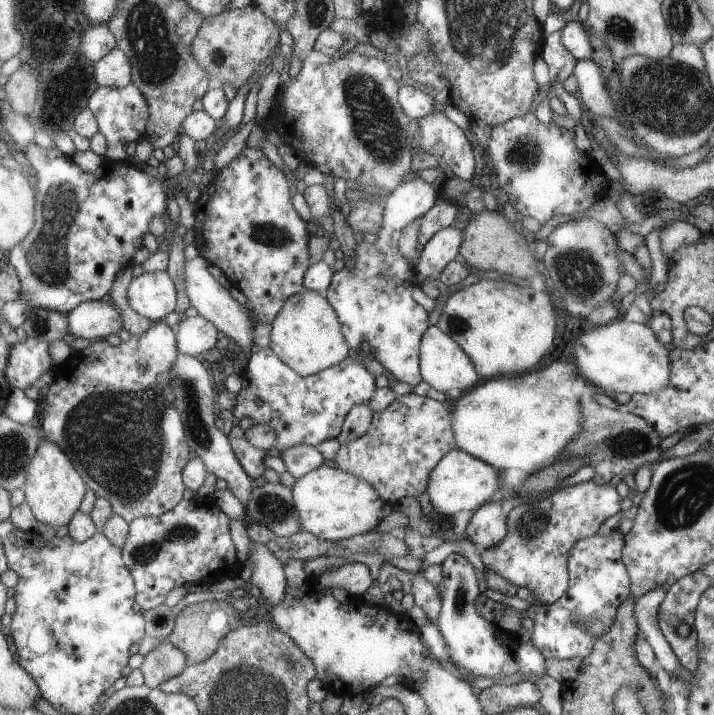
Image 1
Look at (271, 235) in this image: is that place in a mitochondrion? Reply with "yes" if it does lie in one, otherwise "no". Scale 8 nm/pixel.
yes

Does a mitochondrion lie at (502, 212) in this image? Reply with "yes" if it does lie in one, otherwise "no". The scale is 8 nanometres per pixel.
no

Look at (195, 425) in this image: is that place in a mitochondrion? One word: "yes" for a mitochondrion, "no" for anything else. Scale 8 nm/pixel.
yes

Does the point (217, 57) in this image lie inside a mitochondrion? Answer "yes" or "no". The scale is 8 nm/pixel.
yes

